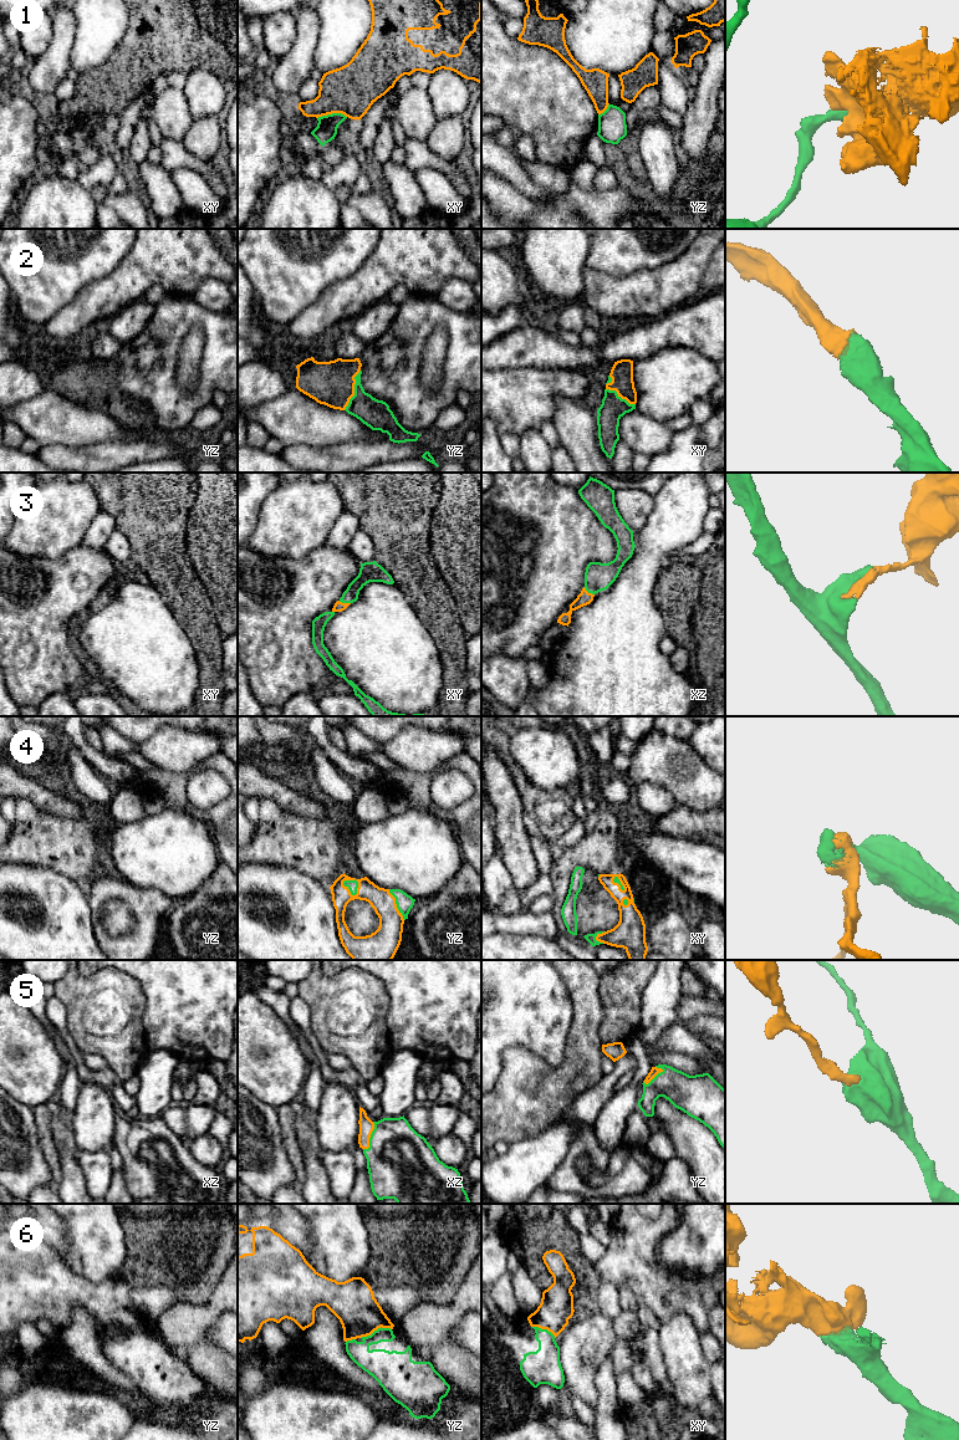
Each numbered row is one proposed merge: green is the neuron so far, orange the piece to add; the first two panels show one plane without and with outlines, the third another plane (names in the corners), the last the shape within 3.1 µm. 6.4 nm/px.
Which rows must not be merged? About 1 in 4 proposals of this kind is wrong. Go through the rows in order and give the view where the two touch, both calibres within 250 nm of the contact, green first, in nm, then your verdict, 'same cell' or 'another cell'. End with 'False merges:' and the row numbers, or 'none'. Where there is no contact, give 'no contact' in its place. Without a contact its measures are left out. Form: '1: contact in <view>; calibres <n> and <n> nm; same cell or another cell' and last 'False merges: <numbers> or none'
1: contact in xy; calibres 140 and 320 nm; another cell
2: contact in yz; calibres 190 and 280 nm; same cell
3: contact in xy; calibres 130 and 70 nm; same cell
4: contact in yz; calibres 70 and 150 nm; same cell
5: contact in xz; calibres 440 and 100 nm; same cell
6: contact in yz; calibres 220 and 280 nm; same cell
False merges: 1

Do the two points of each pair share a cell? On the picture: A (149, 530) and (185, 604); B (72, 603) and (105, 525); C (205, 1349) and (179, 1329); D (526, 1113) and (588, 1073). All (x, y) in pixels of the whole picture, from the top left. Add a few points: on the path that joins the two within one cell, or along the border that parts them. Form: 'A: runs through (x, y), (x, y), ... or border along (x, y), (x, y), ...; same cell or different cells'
A: runs through (158, 549), (179, 586); same cell
B: border along (81, 544), (88, 547), (102, 549); different cells
C: runs through (199, 1344), (185, 1331); same cell
D: runs through (541, 1098), (574, 1077); same cell

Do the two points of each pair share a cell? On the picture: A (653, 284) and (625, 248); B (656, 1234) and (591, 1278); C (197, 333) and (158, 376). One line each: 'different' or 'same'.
A: different
B: different
C: different

